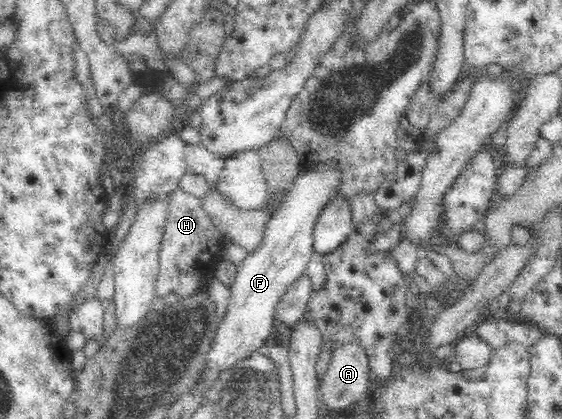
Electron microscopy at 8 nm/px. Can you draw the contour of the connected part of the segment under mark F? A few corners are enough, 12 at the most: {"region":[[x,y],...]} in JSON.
{"region":[[300,173],[262,245],[237,266],[192,377],[206,401],[271,335],[273,311],[313,252],[337,180]]}

